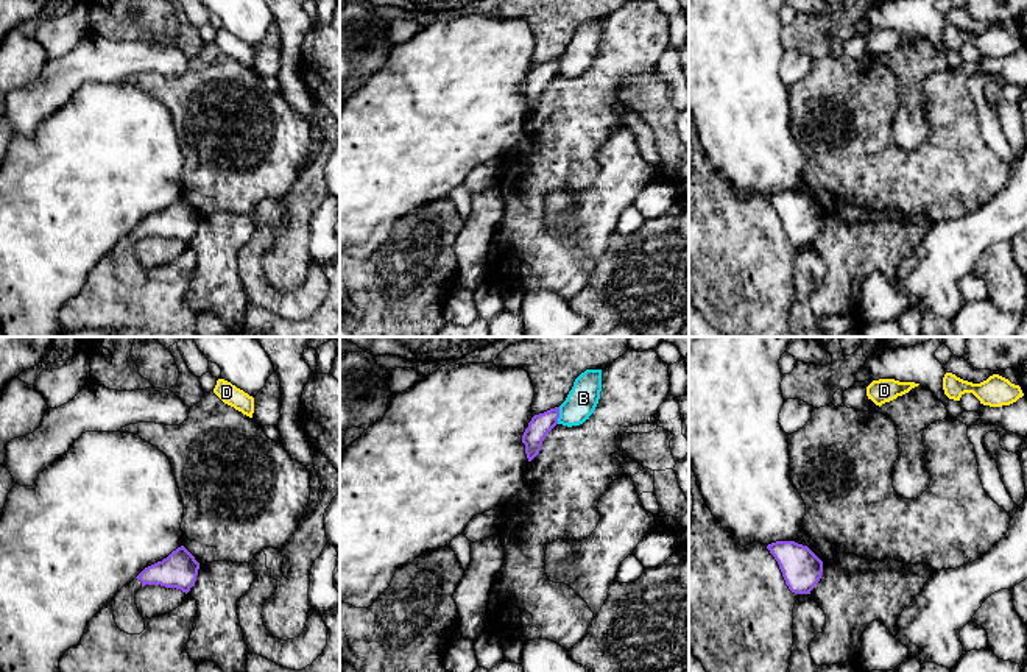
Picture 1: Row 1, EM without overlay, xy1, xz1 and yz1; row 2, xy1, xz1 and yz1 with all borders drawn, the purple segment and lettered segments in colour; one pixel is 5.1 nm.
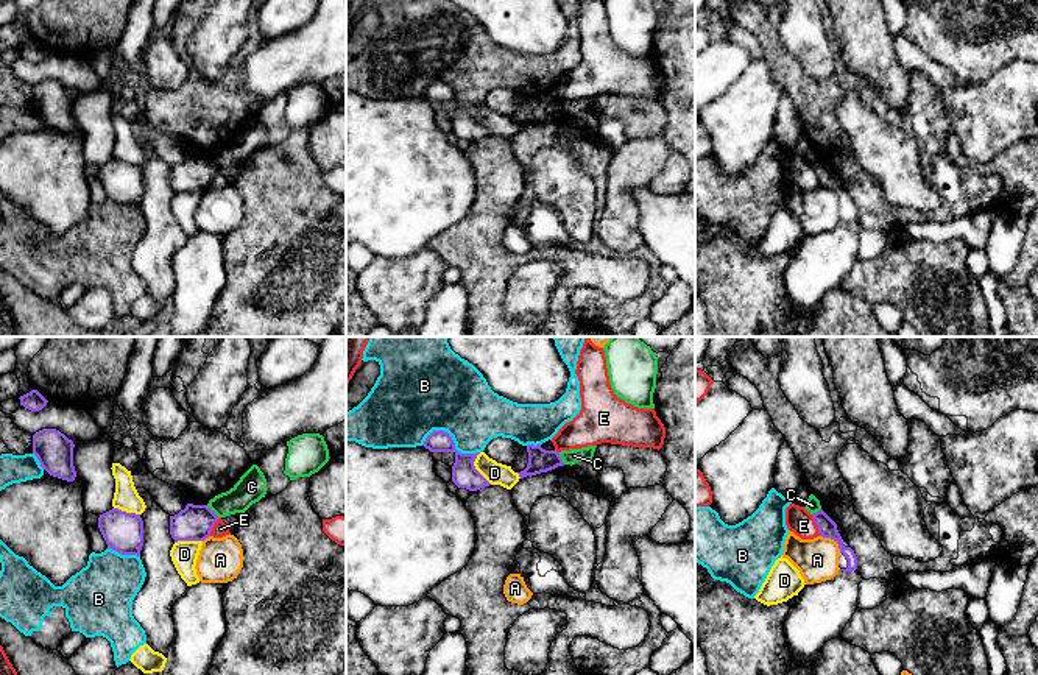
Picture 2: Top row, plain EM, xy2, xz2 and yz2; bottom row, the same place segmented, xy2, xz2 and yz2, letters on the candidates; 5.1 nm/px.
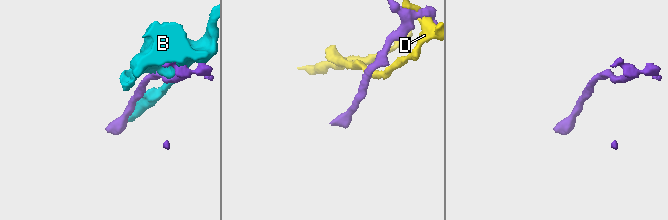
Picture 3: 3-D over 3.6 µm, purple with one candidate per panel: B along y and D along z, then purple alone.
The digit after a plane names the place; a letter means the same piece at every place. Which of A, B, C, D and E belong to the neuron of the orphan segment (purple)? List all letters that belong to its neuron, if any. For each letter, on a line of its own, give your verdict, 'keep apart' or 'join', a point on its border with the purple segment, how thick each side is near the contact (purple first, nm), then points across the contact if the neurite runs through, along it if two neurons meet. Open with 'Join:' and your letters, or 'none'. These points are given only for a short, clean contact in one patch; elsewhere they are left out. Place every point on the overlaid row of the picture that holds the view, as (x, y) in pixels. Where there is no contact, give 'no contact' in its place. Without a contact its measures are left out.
Join: none
A: keep apart | yz2 (833, 538) | 100/220 nm | along yz2 (820, 535), (829, 537), (840, 552)
B: keep apart | xz2 (451, 438) | 130/400 nm
C: keep apart | xy2 (211, 510) | 180/150 nm | along xy2 (206, 505), (218, 516)
D: keep apart | xz2 (474, 468) | 130/110 nm | along xz2 (479, 452), (474, 466), (491, 484)
E: keep apart | yz2 (817, 526) | 100/140 nm | along yz2 (811, 515), (820, 535)

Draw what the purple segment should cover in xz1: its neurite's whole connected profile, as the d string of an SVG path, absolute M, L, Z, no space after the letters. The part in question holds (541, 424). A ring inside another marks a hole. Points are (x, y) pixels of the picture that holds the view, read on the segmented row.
M559 407L550 409L531 418L522 435L528 462L531 462L539 454L544 438L558 424L558 418Z

